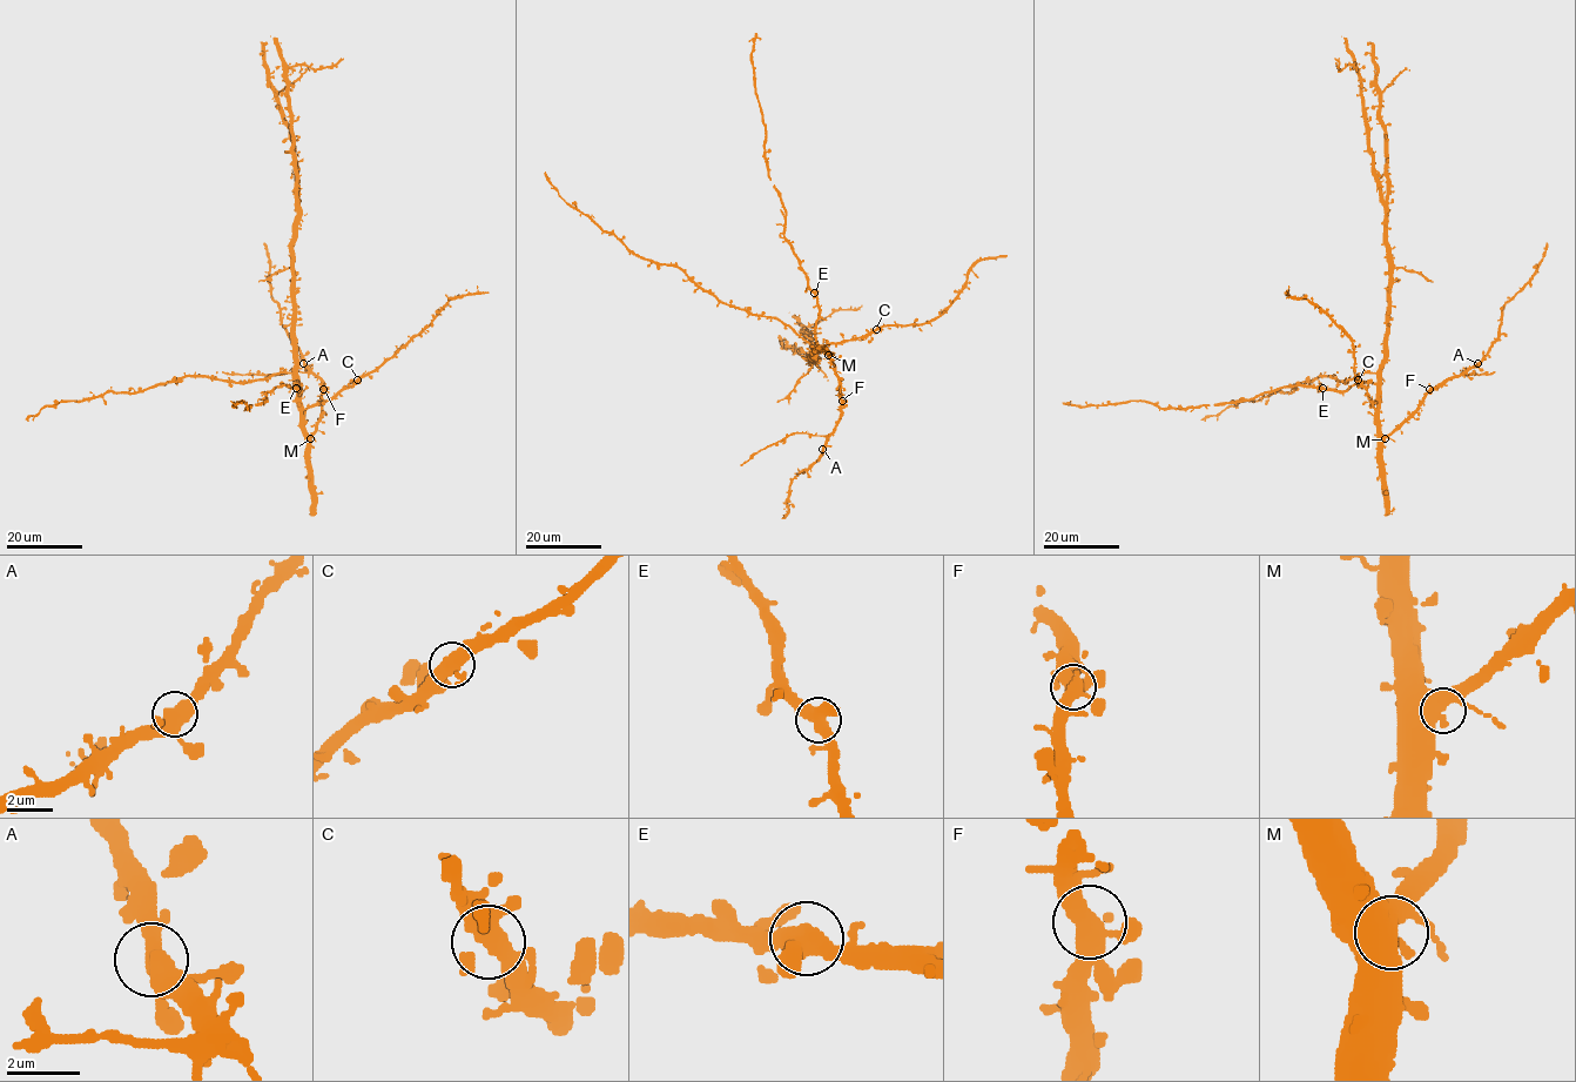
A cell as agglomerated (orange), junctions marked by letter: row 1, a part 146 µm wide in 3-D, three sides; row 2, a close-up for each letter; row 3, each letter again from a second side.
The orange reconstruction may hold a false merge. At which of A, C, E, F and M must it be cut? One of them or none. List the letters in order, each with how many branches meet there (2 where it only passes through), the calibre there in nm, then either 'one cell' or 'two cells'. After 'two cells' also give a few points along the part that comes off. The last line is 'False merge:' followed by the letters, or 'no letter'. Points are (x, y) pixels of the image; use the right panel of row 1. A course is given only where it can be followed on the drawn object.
A: 3 | 440 nm | one cell
C: 3 | 400 nm | one cell
E: 3 | 480 nm | one cell
F: 3 | 400 nm | one cell
M: 3 | 420 nm | one cell
False merge: no letter

